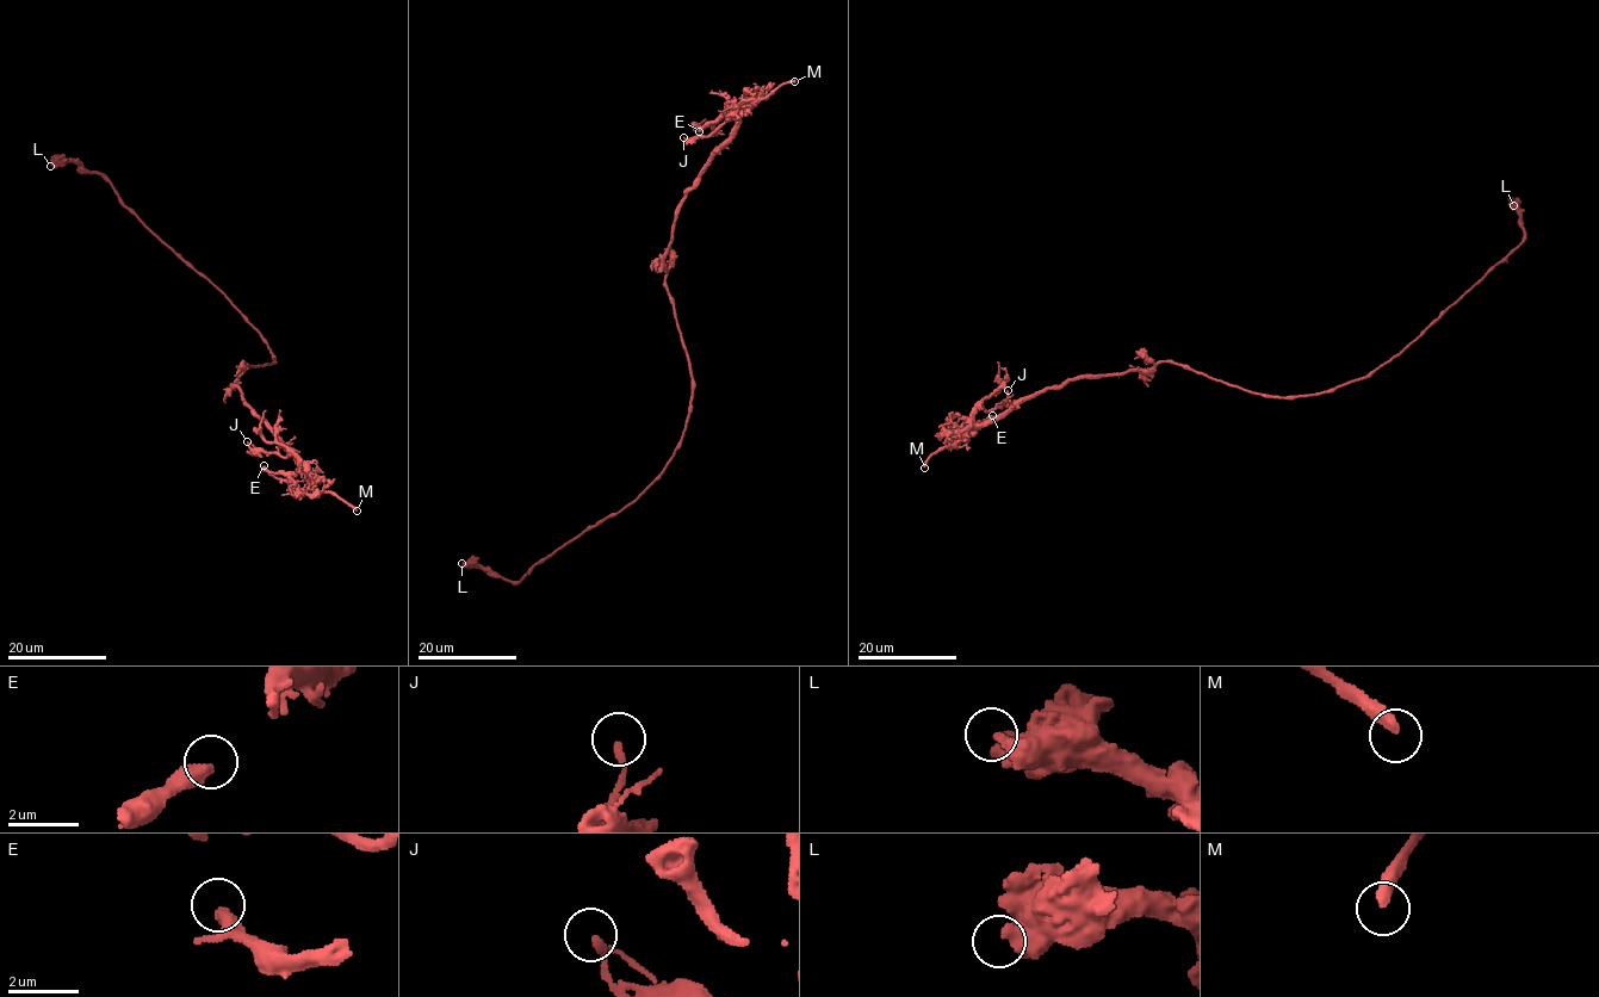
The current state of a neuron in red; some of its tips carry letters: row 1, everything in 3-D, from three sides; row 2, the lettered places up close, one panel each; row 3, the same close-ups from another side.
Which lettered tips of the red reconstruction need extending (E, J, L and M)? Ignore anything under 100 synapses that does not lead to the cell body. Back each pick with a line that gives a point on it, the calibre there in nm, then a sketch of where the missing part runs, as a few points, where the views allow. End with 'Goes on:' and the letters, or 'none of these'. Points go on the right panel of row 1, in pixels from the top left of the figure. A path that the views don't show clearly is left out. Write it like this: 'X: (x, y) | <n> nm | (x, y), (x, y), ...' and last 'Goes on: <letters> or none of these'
M: (924, 468) | 360 nm | (924, 468), (924, 474), (906, 477), (881, 454), (866, 429), (867, 416), (862, 414), (879, 395)
Goes on: M

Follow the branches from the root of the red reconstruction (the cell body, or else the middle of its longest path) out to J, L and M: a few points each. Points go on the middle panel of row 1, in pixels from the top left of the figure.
J: (690, 377), (665, 284), (663, 253), (679, 204), (712, 152), (729, 136), (738, 113), (710, 135), (683, 137)
L: (690, 377), (690, 413), (681, 445), (659, 477), (644, 493), (558, 547), (519, 581), (462, 563)
M: (690, 377), (663, 262), (676, 209), (712, 152), (729, 136), (736, 121), (781, 85), (794, 81)

